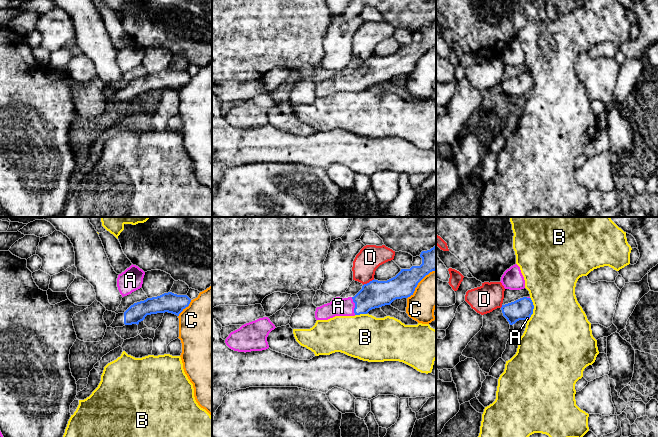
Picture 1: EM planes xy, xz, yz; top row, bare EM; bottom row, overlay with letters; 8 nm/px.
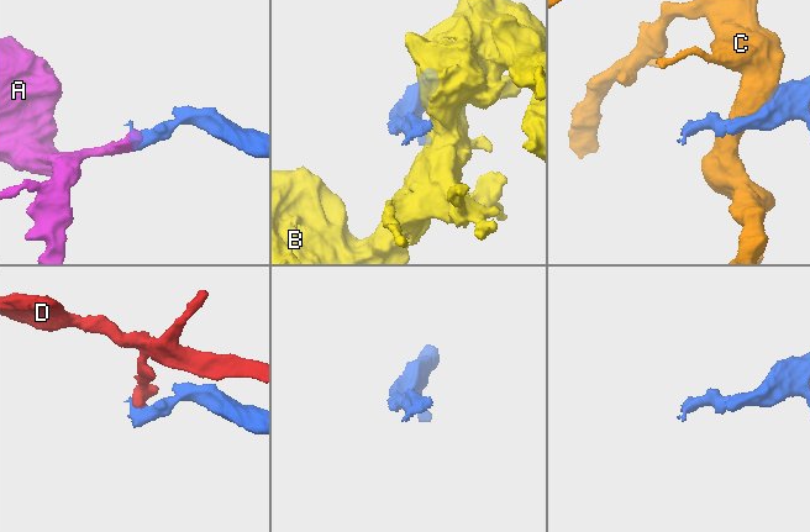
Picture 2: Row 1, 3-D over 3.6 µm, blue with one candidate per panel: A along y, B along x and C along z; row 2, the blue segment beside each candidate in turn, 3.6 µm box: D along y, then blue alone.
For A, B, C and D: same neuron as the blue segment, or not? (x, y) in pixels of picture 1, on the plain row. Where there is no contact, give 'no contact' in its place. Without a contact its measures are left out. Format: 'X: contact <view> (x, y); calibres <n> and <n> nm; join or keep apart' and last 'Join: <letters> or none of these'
A: contact xz (355, 82); calibres 220 and 150 nm; join
B: contact yz (533, 83); calibres 170 and 460 nm; keep apart
C: contact xz (419, 57); calibres 200 and 280 nm; keep apart
D: contact xz (369, 58); calibres 220 and 200 nm; keep apart
Join: A

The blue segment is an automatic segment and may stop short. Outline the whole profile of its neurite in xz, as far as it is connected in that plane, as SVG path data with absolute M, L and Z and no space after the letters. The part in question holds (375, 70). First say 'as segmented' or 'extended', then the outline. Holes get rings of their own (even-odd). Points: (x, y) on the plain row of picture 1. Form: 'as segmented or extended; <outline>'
extended; M436 21L420 30L422 40L410 45L401 45L387 57L372 56L362 62L354 72L336 73L330 79L316 84L316 96L328 96L335 92L367 90L370 86L390 81L396 75L413 71L418 59L430 48L436 46Z

